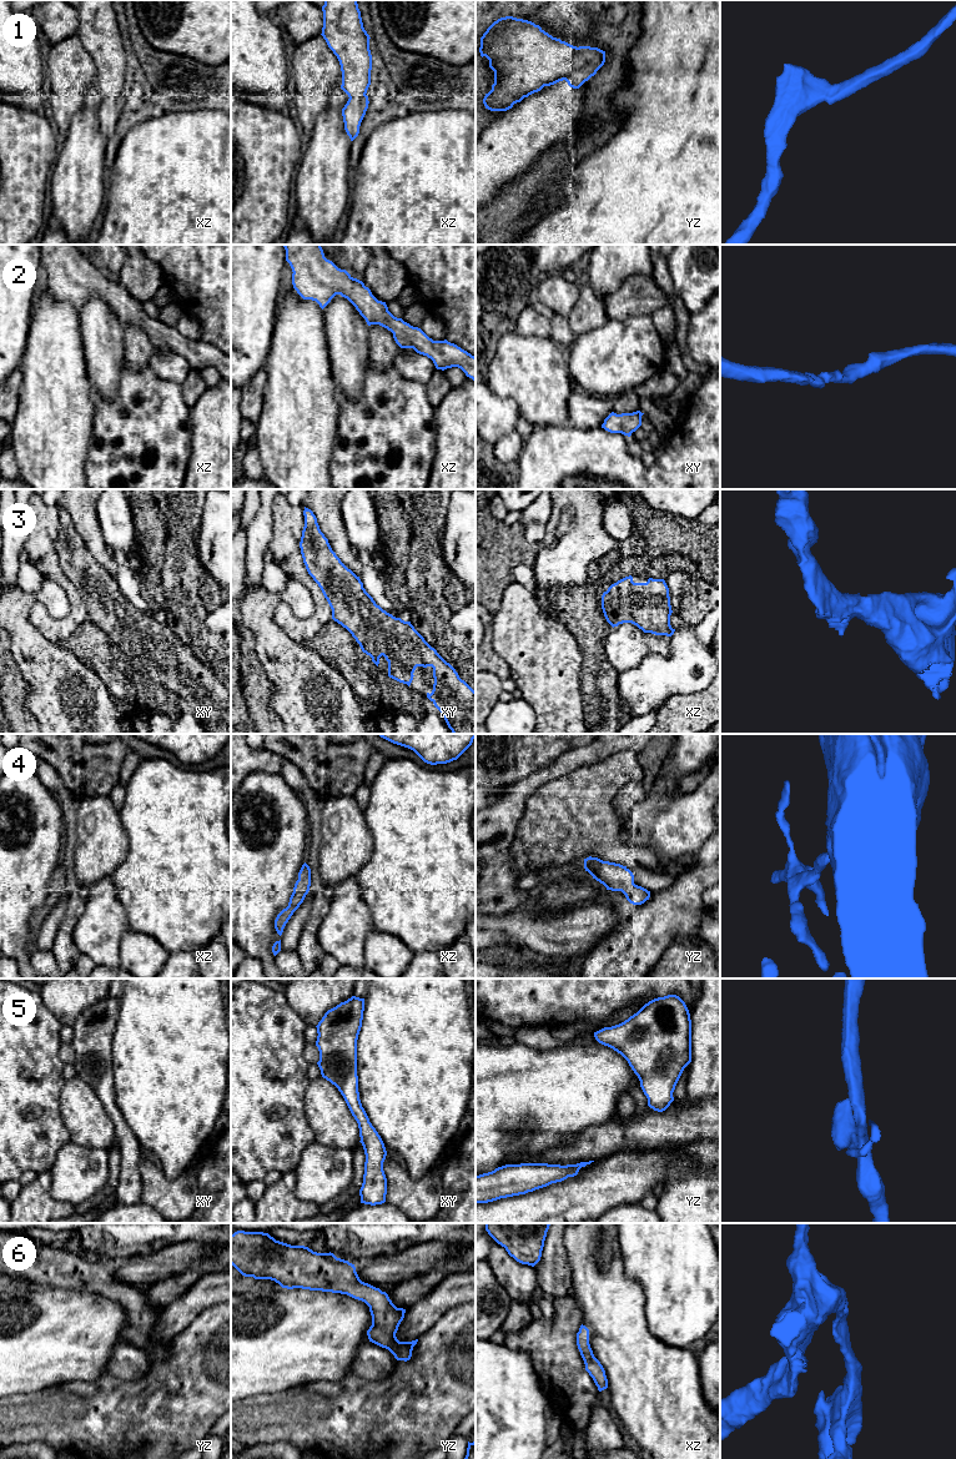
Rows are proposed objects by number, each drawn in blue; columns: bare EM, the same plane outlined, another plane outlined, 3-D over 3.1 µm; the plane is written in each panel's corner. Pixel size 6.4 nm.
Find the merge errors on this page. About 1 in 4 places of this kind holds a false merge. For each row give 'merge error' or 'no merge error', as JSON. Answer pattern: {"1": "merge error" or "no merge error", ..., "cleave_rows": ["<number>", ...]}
{"1": "no merge error", "2": "no merge error", "3": "no merge error", "4": "no merge error", "5": "no merge error", "6": "no merge error", "cleave_rows": []}

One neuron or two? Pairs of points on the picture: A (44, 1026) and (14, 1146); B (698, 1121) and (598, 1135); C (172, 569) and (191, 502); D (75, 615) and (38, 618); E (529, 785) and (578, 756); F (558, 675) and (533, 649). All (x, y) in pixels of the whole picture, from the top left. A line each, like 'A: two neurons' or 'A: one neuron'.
A: one neuron
B: one neuron
C: one neuron
D: one neuron
E: one neuron
F: one neuron

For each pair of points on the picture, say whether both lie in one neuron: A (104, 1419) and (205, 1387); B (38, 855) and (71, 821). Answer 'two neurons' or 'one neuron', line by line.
A: one neuron
B: two neurons

